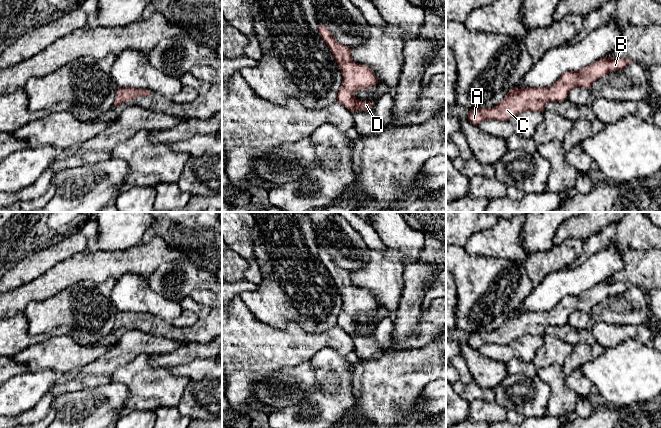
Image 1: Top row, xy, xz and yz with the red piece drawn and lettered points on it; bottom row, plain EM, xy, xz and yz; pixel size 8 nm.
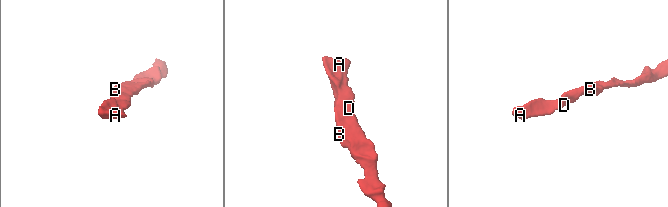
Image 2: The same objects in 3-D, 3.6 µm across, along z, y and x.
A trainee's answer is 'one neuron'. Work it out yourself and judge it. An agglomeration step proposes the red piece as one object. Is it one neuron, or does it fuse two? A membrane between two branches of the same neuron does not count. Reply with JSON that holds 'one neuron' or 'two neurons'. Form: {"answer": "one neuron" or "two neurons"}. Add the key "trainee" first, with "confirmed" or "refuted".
{"trainee": "confirmed", "answer": "one neuron"}

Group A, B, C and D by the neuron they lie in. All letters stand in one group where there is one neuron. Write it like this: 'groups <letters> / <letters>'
groups A B C D

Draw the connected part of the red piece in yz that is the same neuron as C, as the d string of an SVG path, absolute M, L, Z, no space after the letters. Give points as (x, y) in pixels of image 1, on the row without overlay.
M603 282L577 295L565 296L548 312L511 312L496 330L470 333L467 343L478 350L485 344L507 345L527 334L543 336L548 326L567 323L568 317L576 311L589 313L599 302L609 296L622 294L631 287L629 283Z

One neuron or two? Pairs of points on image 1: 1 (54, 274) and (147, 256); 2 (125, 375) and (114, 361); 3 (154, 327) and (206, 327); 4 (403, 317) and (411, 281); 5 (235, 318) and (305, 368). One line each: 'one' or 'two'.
1: one
2: two
3: one
4: one
5: two

